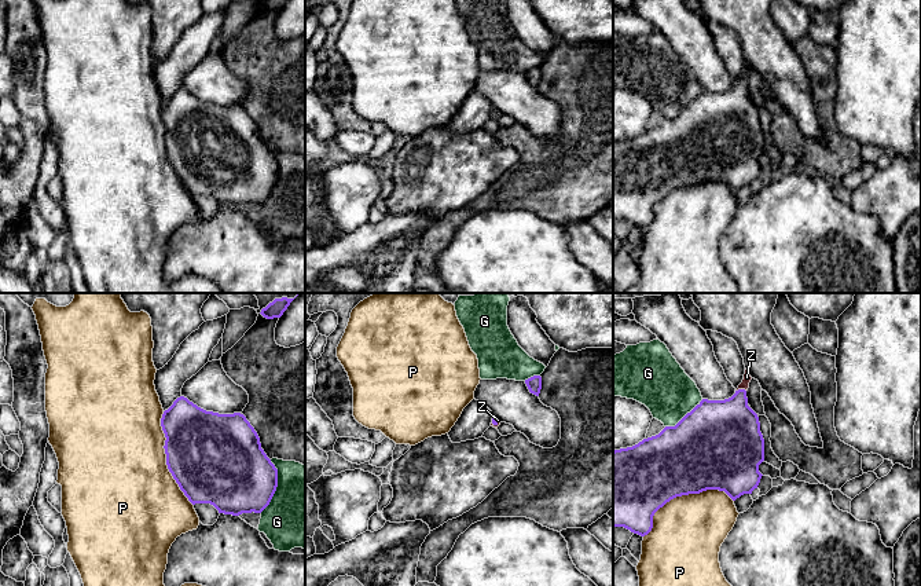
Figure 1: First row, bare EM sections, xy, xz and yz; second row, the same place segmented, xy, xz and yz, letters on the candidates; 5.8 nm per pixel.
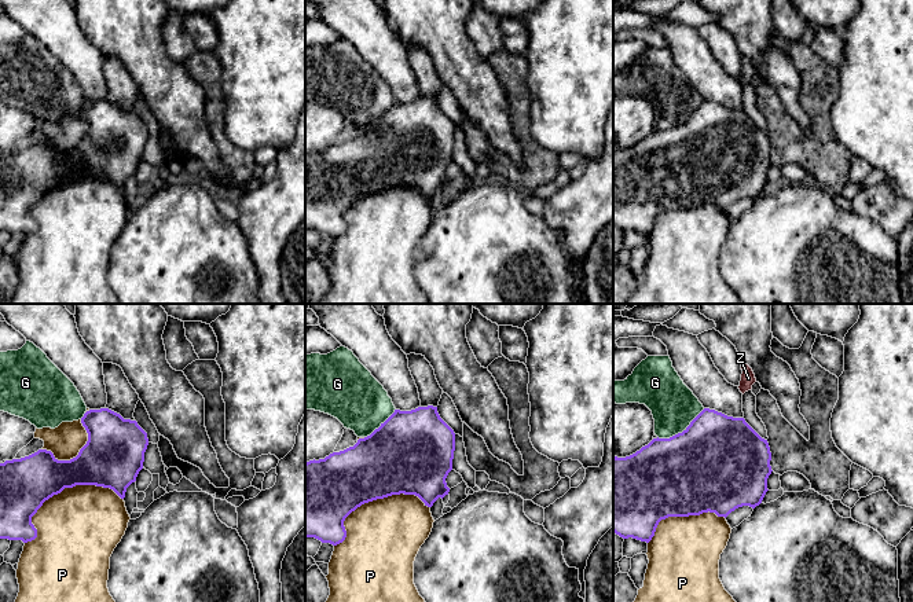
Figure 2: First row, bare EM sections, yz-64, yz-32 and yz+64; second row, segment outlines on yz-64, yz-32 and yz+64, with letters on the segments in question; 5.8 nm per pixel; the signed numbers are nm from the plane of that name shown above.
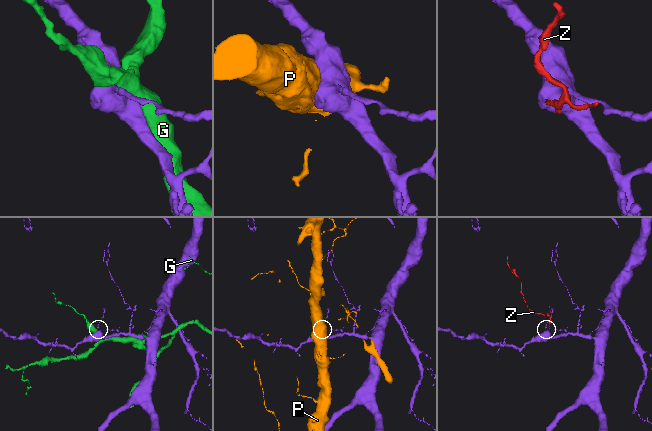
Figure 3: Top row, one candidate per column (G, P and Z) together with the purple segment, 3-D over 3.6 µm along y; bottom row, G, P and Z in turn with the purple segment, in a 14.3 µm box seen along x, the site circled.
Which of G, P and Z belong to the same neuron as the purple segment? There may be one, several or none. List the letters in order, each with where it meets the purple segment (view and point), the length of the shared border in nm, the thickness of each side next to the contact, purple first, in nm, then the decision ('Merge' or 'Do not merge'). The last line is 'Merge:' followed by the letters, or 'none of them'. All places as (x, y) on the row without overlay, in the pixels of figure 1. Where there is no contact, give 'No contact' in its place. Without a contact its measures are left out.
G: Touches purple at xy (276, 178). Shared border 320 nm. Thickness 440 nm (purple) against 420 nm. Do not merge
P: Touches purple at yz (682, 186). Shared border 550 nm. Thickness 440 nm (purple) against 420 nm. Do not merge
Z: Touches purple at yz (740, 81). Shared border 60 nm. Thickness 360 nm (purple) against 50 nm. Merge
Merge: Z

